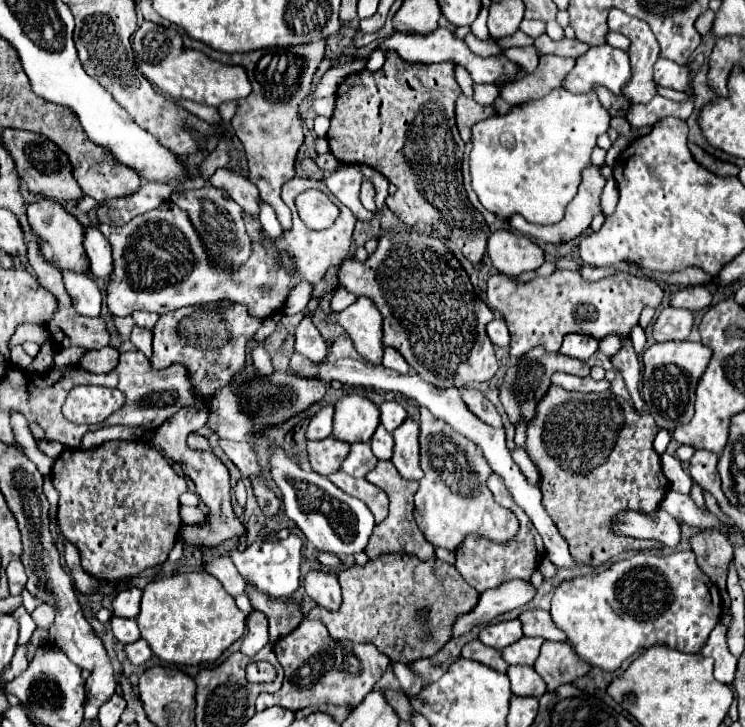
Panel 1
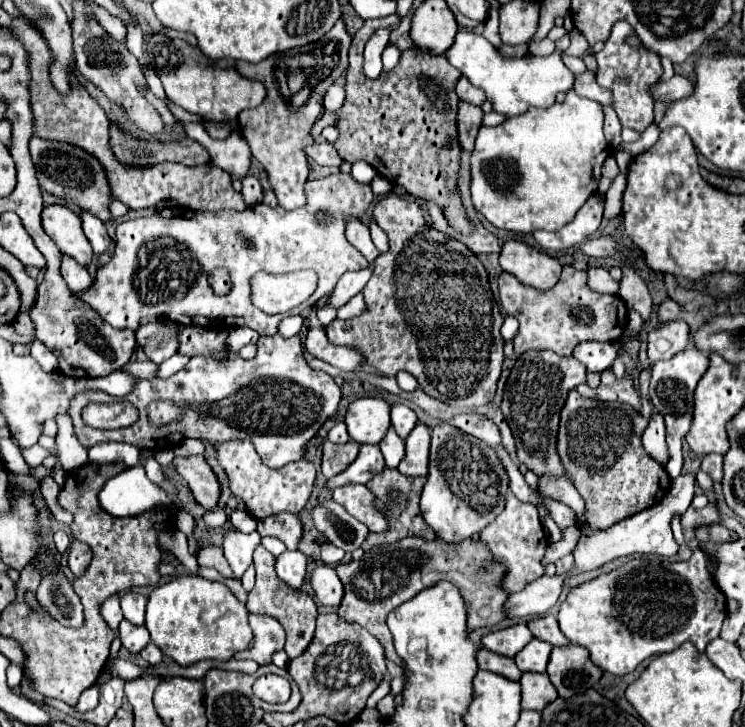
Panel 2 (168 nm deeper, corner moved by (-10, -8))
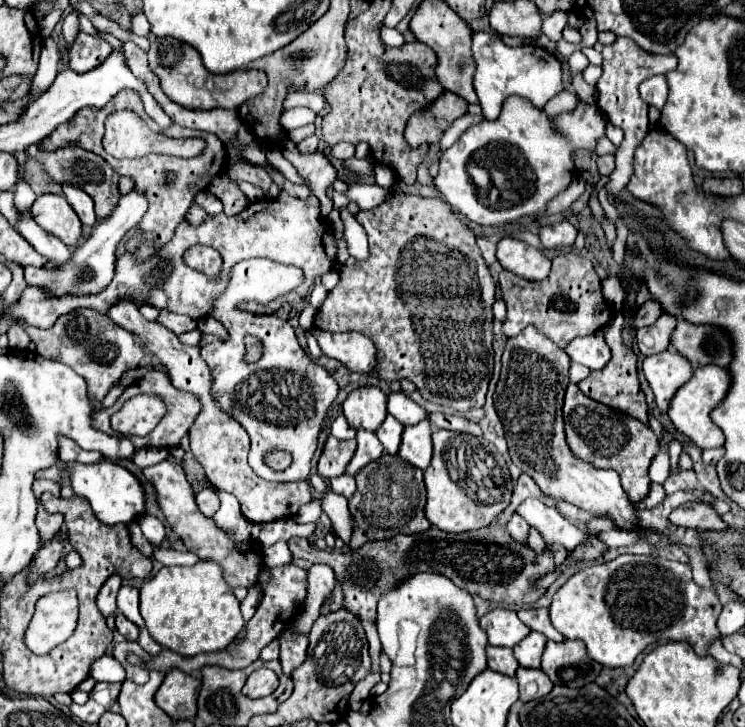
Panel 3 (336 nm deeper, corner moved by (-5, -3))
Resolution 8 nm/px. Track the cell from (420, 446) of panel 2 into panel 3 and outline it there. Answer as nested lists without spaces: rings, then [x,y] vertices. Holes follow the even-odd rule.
[[[423,420],[421,424],[409,426],[403,430],[403,442],[399,446],[399,456],[405,462],[425,470],[431,462],[431,450],[433,450],[433,446],[431,446],[431,424],[429,424],[429,420]]]

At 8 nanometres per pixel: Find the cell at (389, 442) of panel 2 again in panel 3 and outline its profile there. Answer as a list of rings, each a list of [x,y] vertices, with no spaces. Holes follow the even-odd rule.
[[[387,416],[381,428],[375,432],[379,442],[383,444],[387,454],[397,454],[399,444],[401,444],[401,434],[403,434],[403,424],[397,422],[393,416]]]

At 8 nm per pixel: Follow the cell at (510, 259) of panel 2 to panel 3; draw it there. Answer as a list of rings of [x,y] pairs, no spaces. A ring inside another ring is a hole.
[[[515,238],[499,240],[497,260],[505,270],[509,270],[525,280],[547,278],[549,270],[551,270],[551,260],[543,252],[539,252],[533,246],[529,246],[527,242],[521,242]]]

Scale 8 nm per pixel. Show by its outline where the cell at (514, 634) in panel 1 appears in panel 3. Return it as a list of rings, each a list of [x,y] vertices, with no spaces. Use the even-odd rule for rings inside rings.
[[[495,608],[495,610],[487,612],[479,620],[479,624],[487,632],[489,644],[493,644],[493,646],[505,646],[505,648],[513,648],[517,642],[521,642],[531,632],[517,618],[515,612],[503,610],[503,608]]]

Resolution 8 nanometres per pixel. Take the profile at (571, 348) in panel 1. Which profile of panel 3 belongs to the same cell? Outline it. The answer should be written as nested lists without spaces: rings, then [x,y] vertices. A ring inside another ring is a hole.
[[[603,332],[585,336],[585,338],[575,338],[565,348],[565,352],[569,354],[571,362],[583,364],[583,366],[587,366],[591,370],[601,370],[611,358],[611,350],[609,350],[609,346],[605,342]]]

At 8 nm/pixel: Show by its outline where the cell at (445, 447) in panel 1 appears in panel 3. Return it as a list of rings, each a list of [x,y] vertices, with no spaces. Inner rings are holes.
[[[435,430],[433,458],[429,468],[425,470],[425,488],[427,520],[439,530],[461,534],[485,528],[495,516],[499,516],[509,506],[513,480],[509,476],[503,456],[489,440],[471,434]]]

